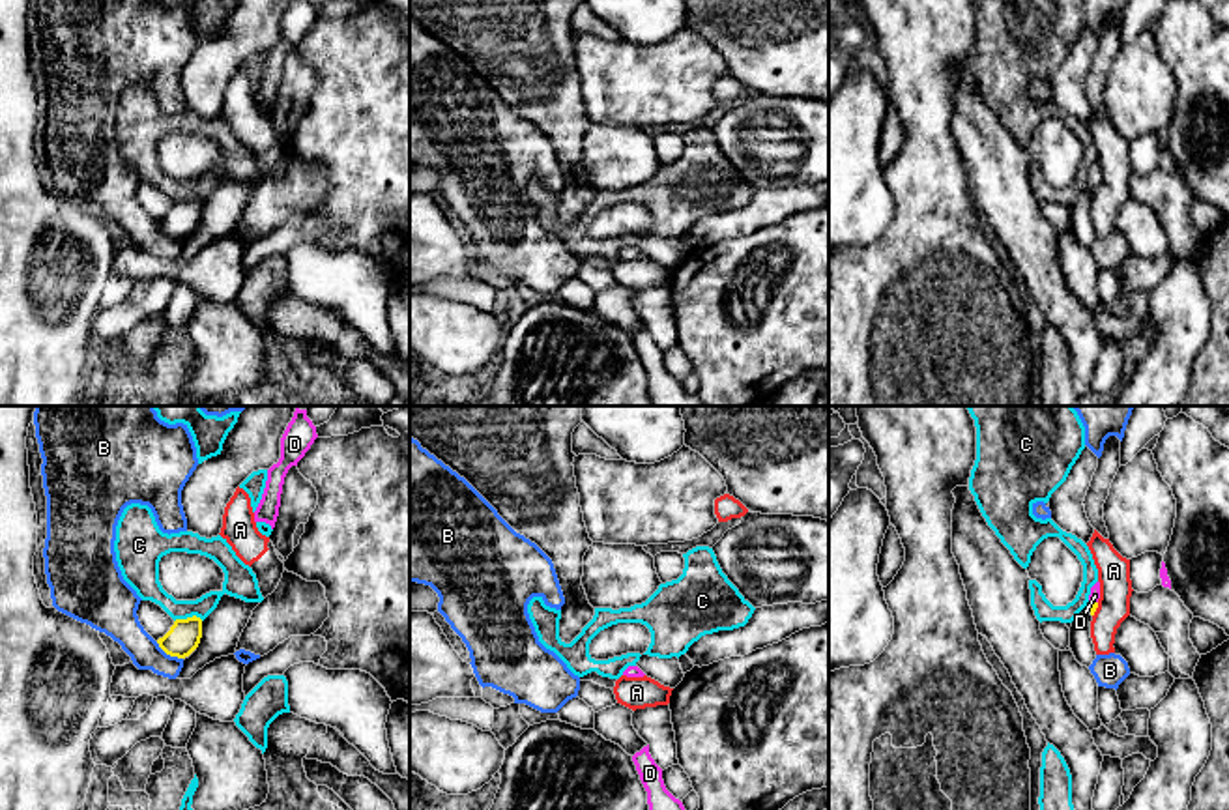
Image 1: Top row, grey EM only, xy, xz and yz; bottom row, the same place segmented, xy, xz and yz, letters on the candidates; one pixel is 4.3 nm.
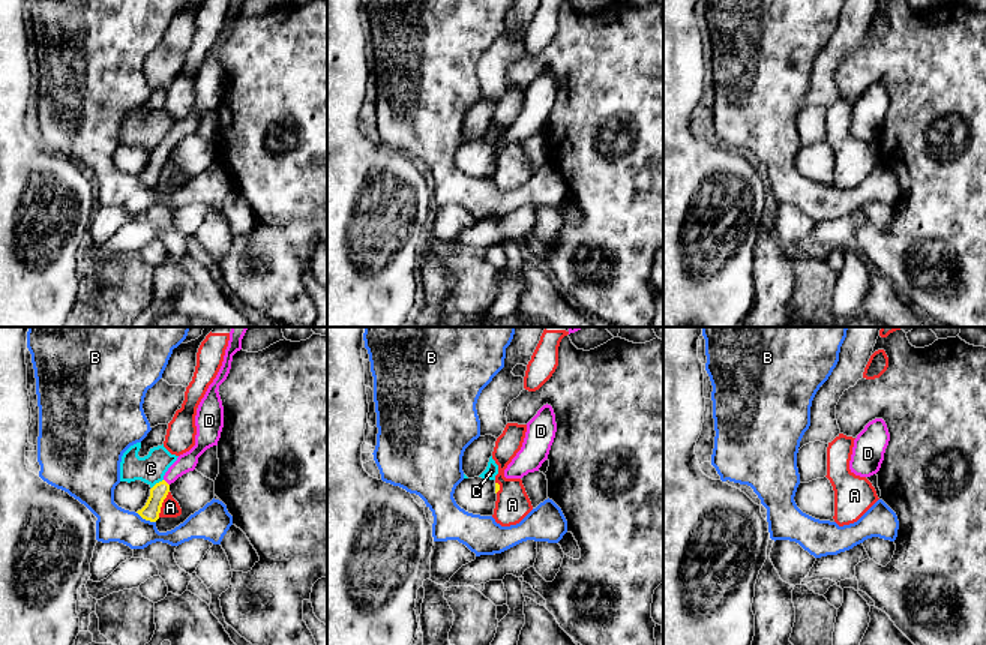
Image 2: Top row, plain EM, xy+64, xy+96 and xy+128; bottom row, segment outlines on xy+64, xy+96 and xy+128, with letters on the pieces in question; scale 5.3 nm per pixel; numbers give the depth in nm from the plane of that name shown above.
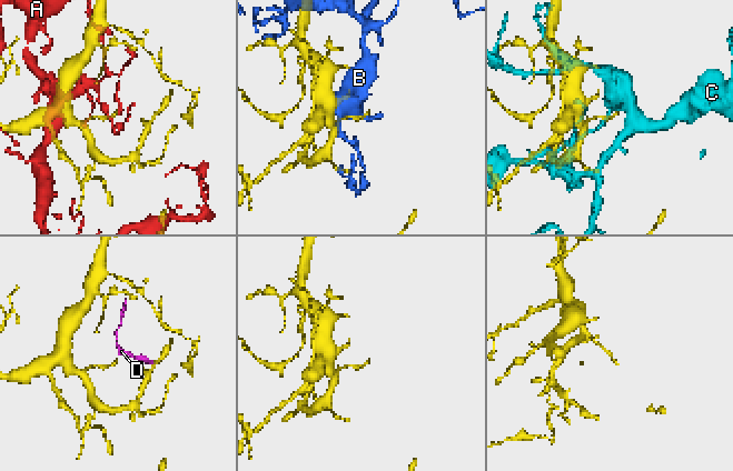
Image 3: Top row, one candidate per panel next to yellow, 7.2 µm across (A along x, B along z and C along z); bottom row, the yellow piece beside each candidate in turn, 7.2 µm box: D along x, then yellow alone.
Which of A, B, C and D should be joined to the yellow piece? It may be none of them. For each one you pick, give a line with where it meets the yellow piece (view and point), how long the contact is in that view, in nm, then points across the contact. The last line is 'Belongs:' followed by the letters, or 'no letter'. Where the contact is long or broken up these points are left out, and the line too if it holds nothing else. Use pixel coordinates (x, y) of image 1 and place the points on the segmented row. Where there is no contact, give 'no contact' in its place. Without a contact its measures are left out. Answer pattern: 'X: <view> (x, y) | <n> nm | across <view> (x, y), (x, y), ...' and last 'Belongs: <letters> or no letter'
D: yz (1093, 601) | 40 nm | across yz (1091, 605), (1093, 601), (1095, 592)
Belongs: D

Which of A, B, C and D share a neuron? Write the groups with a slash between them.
A / B / C / D

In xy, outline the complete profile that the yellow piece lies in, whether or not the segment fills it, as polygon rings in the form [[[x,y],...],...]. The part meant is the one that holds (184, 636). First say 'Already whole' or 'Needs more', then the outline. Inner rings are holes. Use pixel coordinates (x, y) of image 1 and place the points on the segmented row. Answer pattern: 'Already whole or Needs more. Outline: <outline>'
Already whole. Outline: [[[193,615],[187,619],[176,619],[170,630],[157,640],[159,647],[178,658],[189,657],[200,644],[202,619]]]

